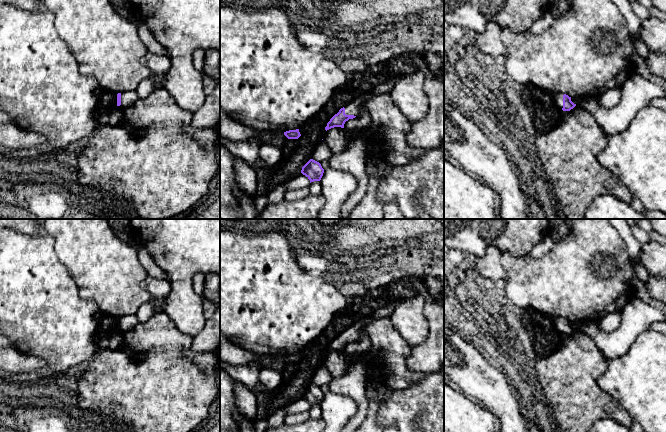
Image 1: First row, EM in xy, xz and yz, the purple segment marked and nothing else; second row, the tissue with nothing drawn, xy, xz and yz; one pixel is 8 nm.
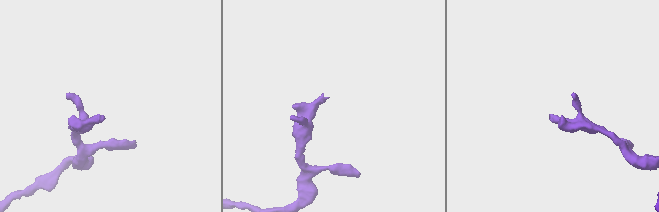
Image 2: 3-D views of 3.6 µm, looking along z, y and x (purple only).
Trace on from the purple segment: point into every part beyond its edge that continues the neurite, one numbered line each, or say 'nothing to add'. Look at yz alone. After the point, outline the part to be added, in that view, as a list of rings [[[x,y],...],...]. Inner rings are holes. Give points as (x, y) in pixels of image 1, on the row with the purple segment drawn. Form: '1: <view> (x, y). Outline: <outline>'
1: yz (558, 97). Outline: [[[554,93],[555,106],[560,110],[563,108],[563,95],[562,93]]]

